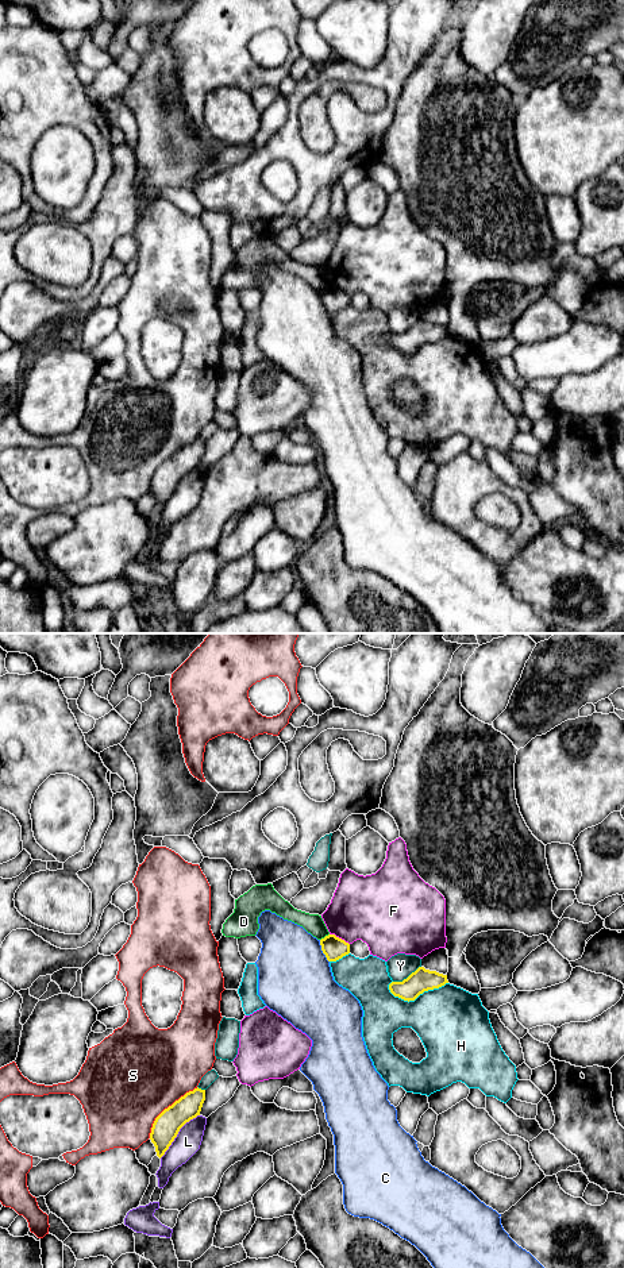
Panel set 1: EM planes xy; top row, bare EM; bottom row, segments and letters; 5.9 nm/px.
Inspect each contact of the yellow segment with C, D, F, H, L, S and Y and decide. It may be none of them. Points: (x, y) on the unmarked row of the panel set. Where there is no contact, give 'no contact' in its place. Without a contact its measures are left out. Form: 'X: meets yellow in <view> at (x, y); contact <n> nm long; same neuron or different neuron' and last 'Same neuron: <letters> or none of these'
C: meets yellow in xy at (322, 301); contact 150 nm long; different neuron
D: meets yellow in xy at (326, 288); contact 70 nm long; different neuron
F: meets yellow in xy at (338, 289); contact 140 nm long; different neuron
H: meets yellow in xy at (418, 347); contact 360 nm long; different neuron
L: meets yellow in xy at (177, 485); contact 360 nm long; different neuron
S: meets yellow in xy at (168, 459); contact 420 nm long; different neuron
Y: meets yellow in xy at (408, 328); contact 190 nm long; different neuron
Same neuron: none of these

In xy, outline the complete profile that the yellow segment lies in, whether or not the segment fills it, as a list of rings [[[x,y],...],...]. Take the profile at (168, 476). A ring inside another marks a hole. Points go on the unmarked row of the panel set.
[[[197,439],[186,444],[155,470],[150,492],[159,510],[169,501],[180,481],[190,471],[200,467],[204,452],[205,442]]]

